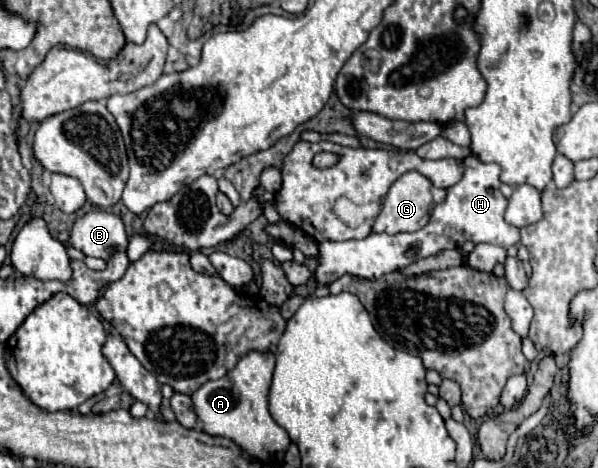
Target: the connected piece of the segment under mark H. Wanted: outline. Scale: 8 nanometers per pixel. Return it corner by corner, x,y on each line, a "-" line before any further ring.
467,156
463,160
465,172
463,178
447,190
447,200
443,204
437,204
431,220
427,226
423,226
417,232
399,232
399,234
369,234
361,240
343,240
343,242
319,242
319,256
317,256
317,268
315,268
315,280
321,286
331,284
333,280
341,278
343,274
377,280
383,274
395,272
405,268
407,264
435,256
437,252
445,248
459,248
465,240
471,240
473,244
489,242
497,244
501,248
509,248
513,244
519,244
519,228
507,224
503,220
507,198
499,192
499,166
481,162
475,156

